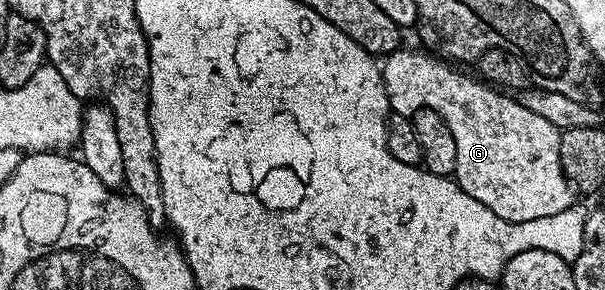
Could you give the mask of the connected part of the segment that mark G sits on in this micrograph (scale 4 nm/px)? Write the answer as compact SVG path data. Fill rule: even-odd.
M406 49L385 55L381 63L391 111L412 116L427 106L444 116L456 139L453 177L468 196L480 200L484 208L492 208L496 216L509 222L556 216L556 212L575 205L575 191L564 176L564 168L560 168L561 131L554 124L524 108L517 97L509 98L509 93L499 92L477 77L450 71L445 61L429 53ZM546 138L550 146L546 146Z

